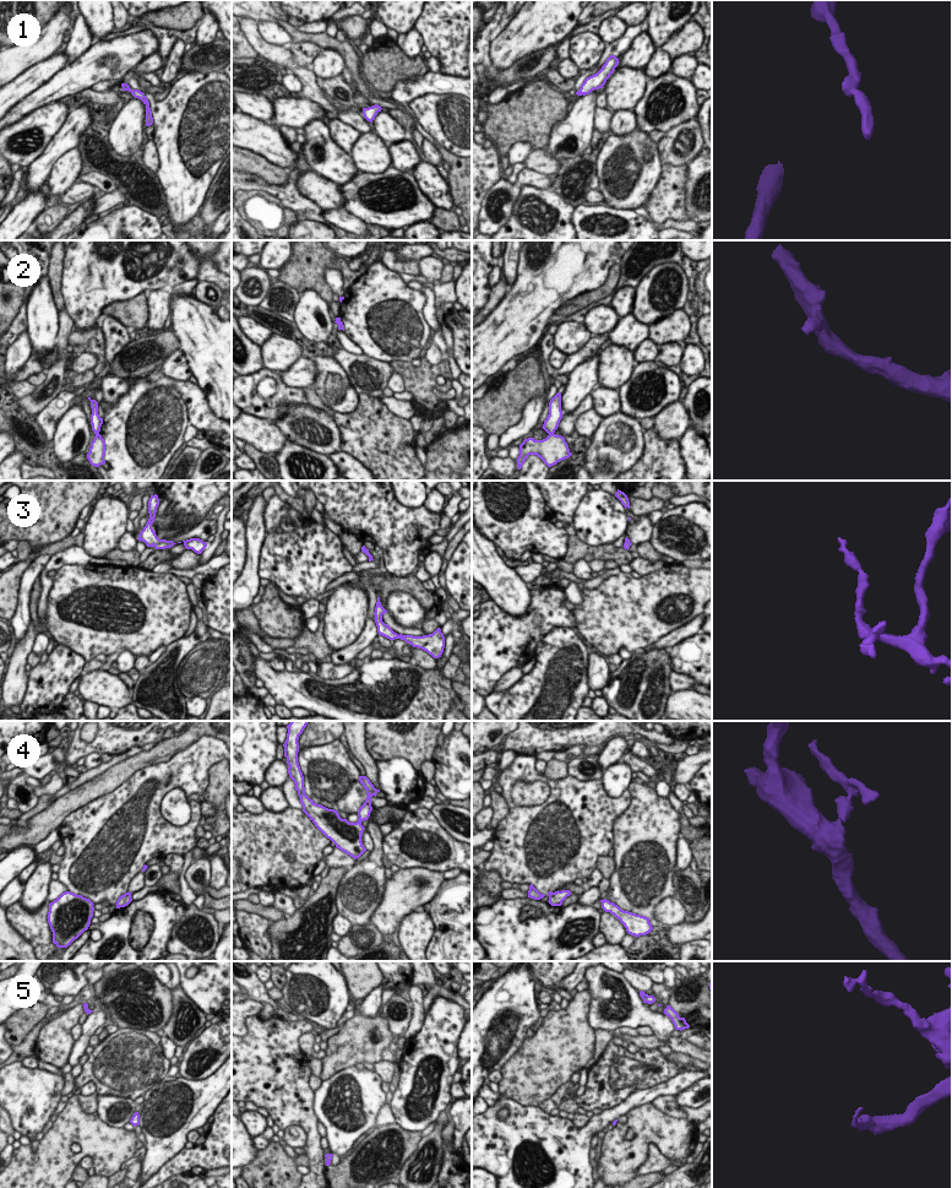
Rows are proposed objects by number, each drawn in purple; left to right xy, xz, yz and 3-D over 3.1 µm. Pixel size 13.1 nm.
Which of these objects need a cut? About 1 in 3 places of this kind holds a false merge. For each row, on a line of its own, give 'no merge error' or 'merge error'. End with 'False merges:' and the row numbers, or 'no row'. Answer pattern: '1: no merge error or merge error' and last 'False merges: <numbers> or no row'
1: no merge error
2: merge error
3: no merge error
4: merge error
5: no merge error
False merges: 2, 4

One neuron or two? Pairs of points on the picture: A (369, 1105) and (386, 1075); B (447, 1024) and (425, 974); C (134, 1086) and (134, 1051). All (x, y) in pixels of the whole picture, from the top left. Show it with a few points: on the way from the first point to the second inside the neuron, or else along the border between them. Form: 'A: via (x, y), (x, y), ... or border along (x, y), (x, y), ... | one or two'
A: border along (374, 1070), (382, 1080) | two
B: border along (458, 1003), (438, 997), (426, 1014) | two
C: via (134, 1078), (134, 1059) | one

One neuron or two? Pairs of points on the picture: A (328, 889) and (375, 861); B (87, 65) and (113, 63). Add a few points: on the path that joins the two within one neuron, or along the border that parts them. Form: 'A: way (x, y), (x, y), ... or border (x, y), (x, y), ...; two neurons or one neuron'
A: border (348, 869), (338, 884), (335, 900), (336, 911); two neurons
B: way (93, 65), (107, 63); one neuron

